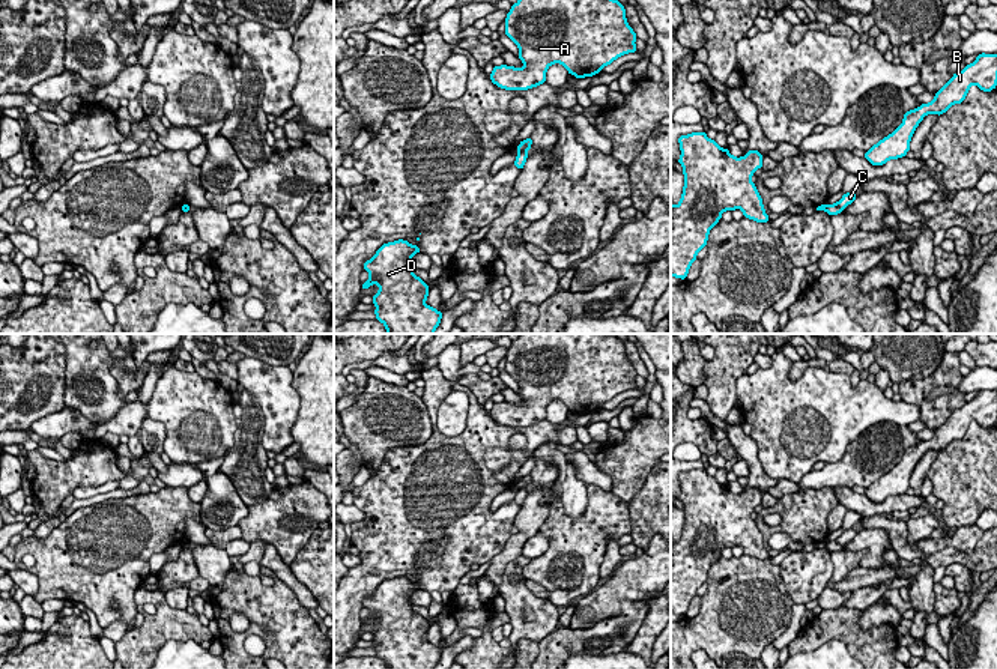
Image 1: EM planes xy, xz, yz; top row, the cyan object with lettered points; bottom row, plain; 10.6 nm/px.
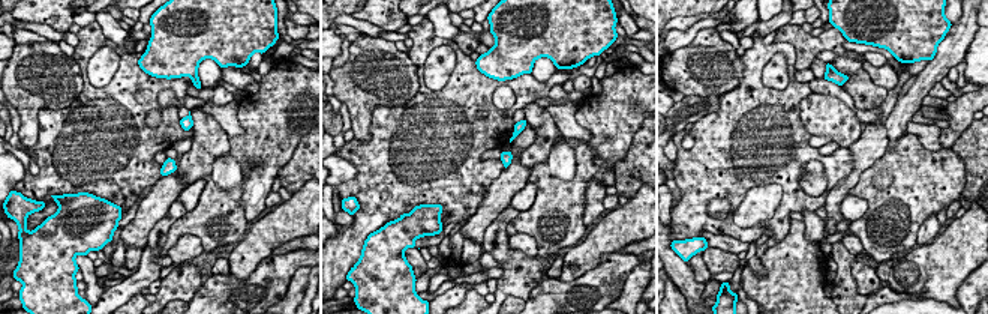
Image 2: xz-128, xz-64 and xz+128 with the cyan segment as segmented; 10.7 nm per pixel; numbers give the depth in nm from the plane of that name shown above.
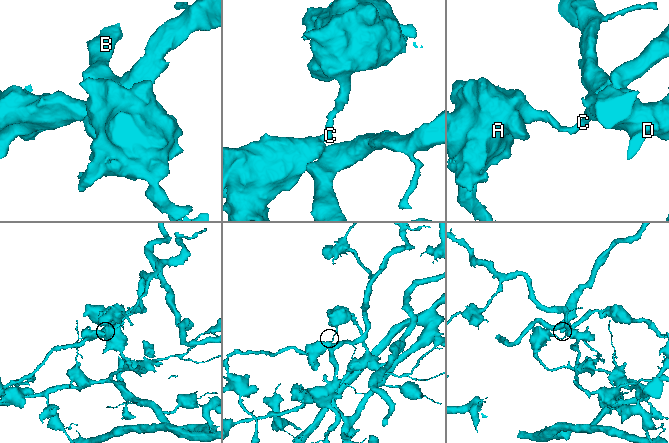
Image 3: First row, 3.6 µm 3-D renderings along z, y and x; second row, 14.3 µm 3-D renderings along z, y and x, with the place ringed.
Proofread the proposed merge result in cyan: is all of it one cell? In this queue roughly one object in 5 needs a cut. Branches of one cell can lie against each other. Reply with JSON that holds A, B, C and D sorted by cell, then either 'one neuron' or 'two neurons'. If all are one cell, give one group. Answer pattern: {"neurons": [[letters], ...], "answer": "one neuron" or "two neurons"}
{"neurons": [["A"], ["B", "C", "D"]], "answer": "two neurons"}

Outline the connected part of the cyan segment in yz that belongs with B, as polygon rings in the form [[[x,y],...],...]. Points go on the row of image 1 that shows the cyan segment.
[[[977,54],[971,65],[967,65],[935,93],[929,104],[905,111],[902,123],[887,137],[874,144],[865,158],[872,165],[883,165],[889,159],[898,159],[910,150],[911,137],[926,114],[946,113],[953,104],[961,104],[970,87],[976,84],[983,92],[997,86],[997,54]]]

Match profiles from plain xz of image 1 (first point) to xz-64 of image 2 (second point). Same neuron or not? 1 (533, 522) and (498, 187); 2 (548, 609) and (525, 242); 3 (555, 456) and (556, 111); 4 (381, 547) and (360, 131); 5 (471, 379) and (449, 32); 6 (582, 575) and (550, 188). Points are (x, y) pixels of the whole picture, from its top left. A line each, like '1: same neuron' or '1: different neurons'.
1: same neuron
2: different neurons
3: different neurons
4: different neurons
5: different neurons
6: same neuron

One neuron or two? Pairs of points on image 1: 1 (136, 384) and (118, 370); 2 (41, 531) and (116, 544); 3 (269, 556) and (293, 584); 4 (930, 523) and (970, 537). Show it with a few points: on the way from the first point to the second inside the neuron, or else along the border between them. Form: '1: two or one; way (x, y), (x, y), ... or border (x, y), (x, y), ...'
1: one; way (131, 381), (122, 373)
2: two; border (60, 523), (45, 537), (33, 535)
3: one; way (274, 563), (287, 578)
4: two; border (904, 520), (910, 543), (927, 538)

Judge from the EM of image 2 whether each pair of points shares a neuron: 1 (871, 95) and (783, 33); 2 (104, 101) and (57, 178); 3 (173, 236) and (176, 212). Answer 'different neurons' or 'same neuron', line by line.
1: same neuron
2: same neuron
3: different neurons

